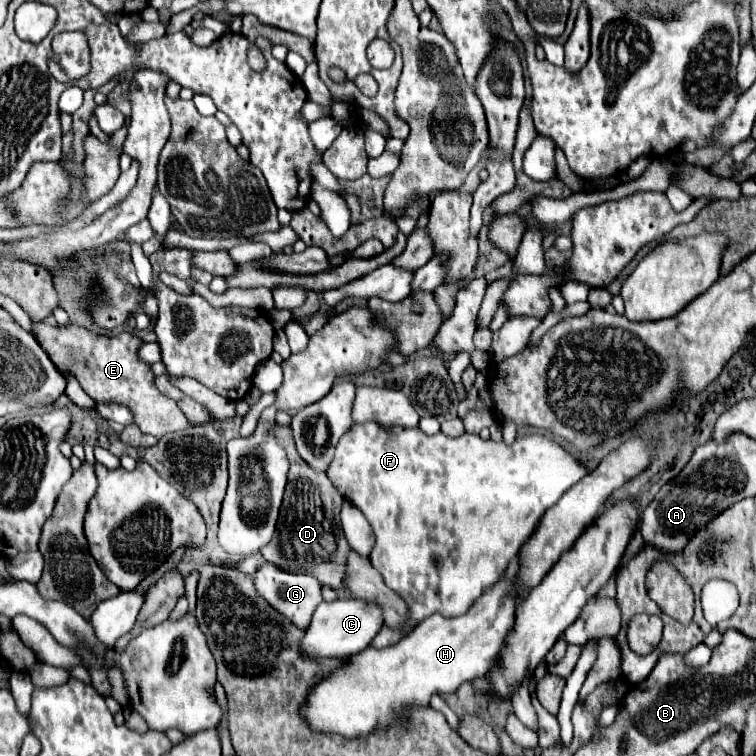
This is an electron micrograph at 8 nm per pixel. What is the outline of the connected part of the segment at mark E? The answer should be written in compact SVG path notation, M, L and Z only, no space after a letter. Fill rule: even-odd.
M34 322L34 330L36 330L40 346L48 352L50 360L56 364L58 370L72 372L76 376L76 380L80 382L82 390L94 402L112 400L112 402L120 402L120 404L128 406L136 424L146 434L152 434L160 440L168 432L182 432L182 430L194 426L184 416L184 412L178 408L176 402L172 402L170 398L166 398L164 394L160 394L156 390L154 374L152 374L150 366L140 362L140 358L136 358L136 350L142 342L138 336L122 332L118 336L106 338L106 336L94 334L94 332L74 326L74 324L70 324L66 328L58 328L58 326L54 328L54 326L46 326L42 322L40 324Z

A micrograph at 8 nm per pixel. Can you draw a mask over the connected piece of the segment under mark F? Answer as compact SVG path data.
M362 422L362 424L352 424L352 428L340 438L340 442L336 444L336 454L334 454L334 460L330 462L328 470L326 470L330 482L334 484L334 488L346 498L346 500L352 500L366 516L366 520L370 522L372 530L374 530L374 546L372 546L372 552L370 552L370 562L372 566L382 574L384 582L388 588L392 588L406 604L408 604L408 622L404 622L398 628L390 628L390 626L382 626L380 632L376 634L376 638L372 640L372 646L376 648L384 648L384 646L390 646L390 644L396 644L400 642L400 638L404 638L410 628L416 628L426 616L430 614L442 614L446 618L452 618L452 616L460 616L464 614L472 602L490 586L494 586L504 574L506 574L506 568L508 564L518 556L520 552L520 546L522 542L534 532L536 524L540 522L542 514L554 506L560 496L572 488L578 480L582 480L586 476L586 470L556 442L552 442L550 438L546 436L540 436L540 434L530 434L530 436L518 436L514 440L512 446L506 446L504 442L492 442L492 440L482 440L480 436L476 434L462 434L458 438L450 438L442 432L434 434L434 436L428 436L424 434L420 428L402 428L402 426L382 426L378 422Z

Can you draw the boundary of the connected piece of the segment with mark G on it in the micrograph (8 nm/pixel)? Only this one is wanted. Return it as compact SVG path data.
M264 562L260 566L260 570L252 576L254 580L254 586L256 586L256 592L274 608L278 610L282 616L286 616L294 626L298 628L306 628L316 606L322 602L322 596L320 596L320 582L316 582L316 578L308 576L308 574L288 574L284 570L280 570L278 566L270 564L270 562Z

